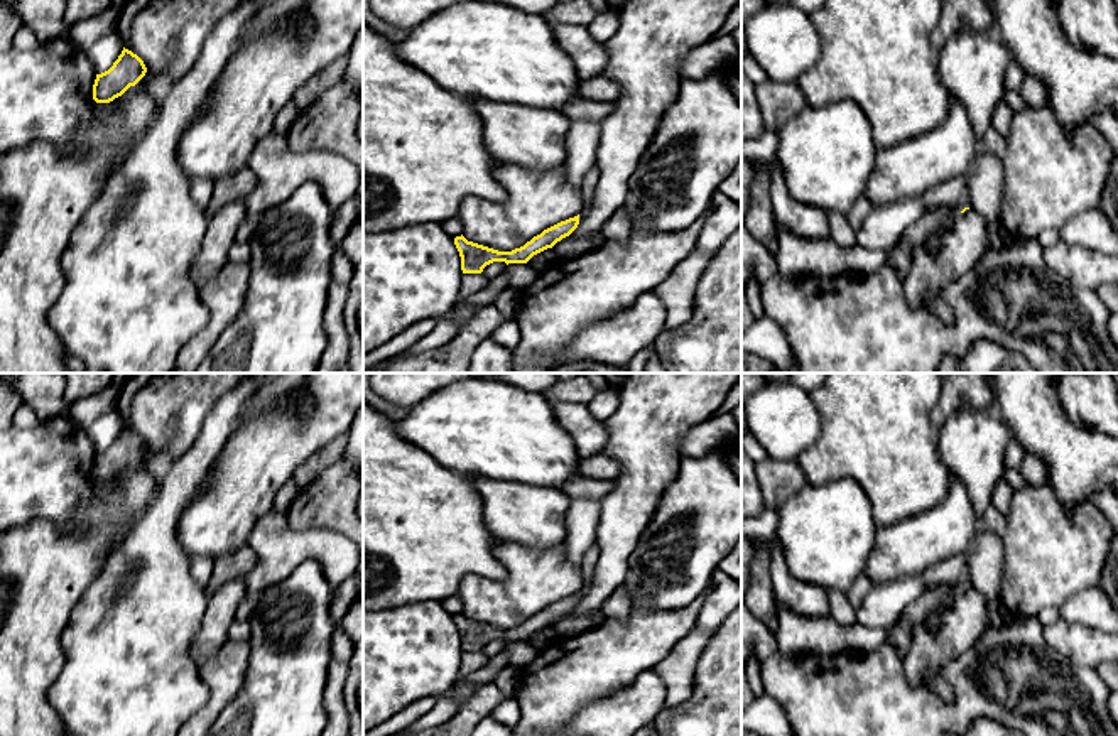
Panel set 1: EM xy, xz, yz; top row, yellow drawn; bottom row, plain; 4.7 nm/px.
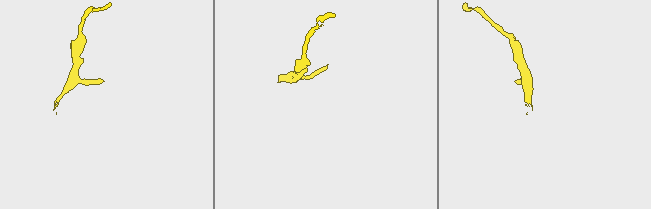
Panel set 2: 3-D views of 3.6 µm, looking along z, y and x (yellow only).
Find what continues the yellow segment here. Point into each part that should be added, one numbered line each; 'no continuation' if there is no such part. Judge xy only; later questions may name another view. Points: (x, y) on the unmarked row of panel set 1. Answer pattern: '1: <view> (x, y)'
no continuation

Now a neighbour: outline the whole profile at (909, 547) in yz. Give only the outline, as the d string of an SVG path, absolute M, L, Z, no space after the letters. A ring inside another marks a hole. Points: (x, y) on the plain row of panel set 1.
M949 478L949 490L941 505L878 528L865 572L873 584L920 576L966 552L976 530L969 493L958 478Z

